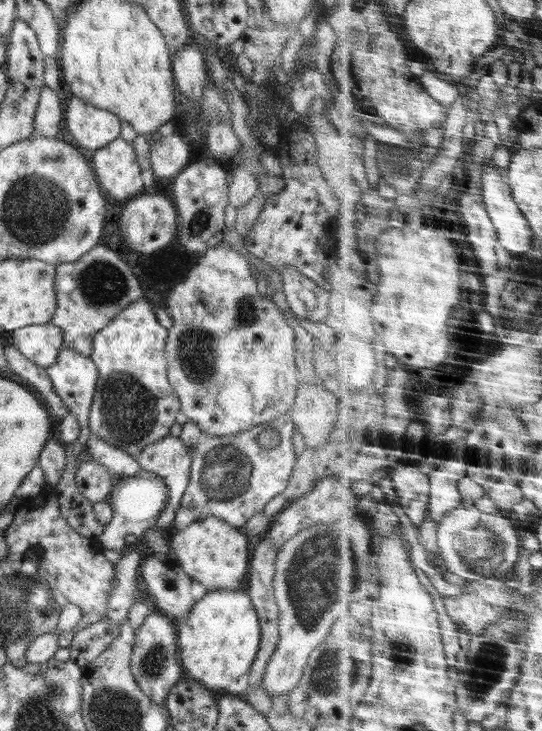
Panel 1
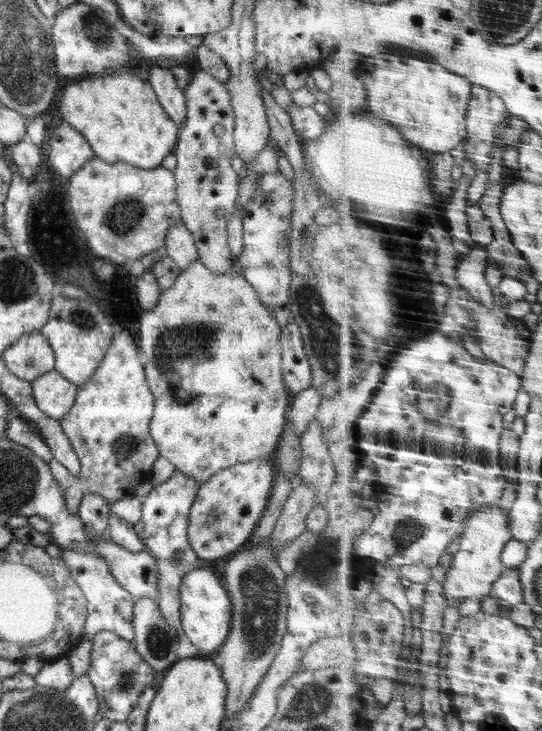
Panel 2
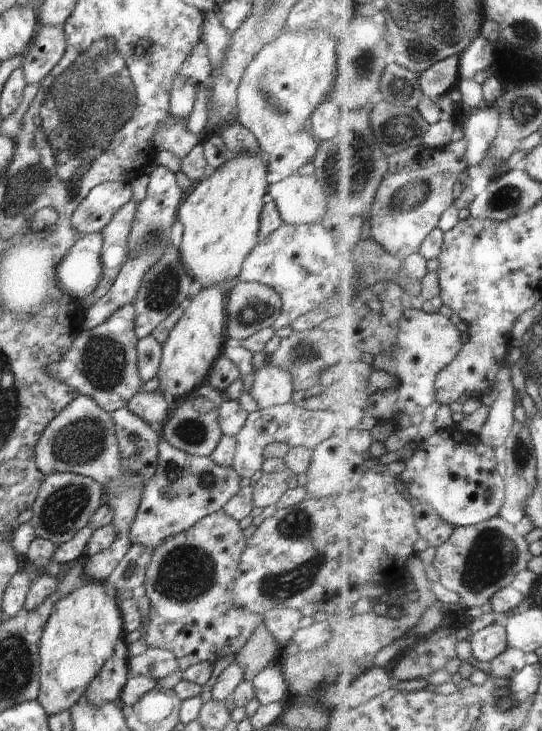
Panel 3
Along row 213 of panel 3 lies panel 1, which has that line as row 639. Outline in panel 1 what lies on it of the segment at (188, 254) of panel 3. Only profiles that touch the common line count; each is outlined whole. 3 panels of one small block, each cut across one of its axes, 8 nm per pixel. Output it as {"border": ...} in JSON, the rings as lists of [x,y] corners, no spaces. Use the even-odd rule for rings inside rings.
{"border":[[[218,589],[207,591],[202,599],[194,602],[188,616],[181,623],[177,638],[179,659],[185,671],[184,676],[197,680],[199,684],[214,692],[226,689],[234,680],[238,680],[250,672],[260,649],[261,629],[250,595],[244,590]]]}

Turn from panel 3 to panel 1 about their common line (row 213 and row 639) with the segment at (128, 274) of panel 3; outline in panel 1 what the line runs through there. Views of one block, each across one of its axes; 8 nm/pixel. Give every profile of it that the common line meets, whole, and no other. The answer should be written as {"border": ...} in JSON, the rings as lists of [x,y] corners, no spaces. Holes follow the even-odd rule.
{"border":[[[157,611],[150,612],[141,628],[135,632],[131,673],[146,696],[160,706],[165,703],[170,690],[185,677],[185,671],[179,659],[177,641],[174,623]]]}

